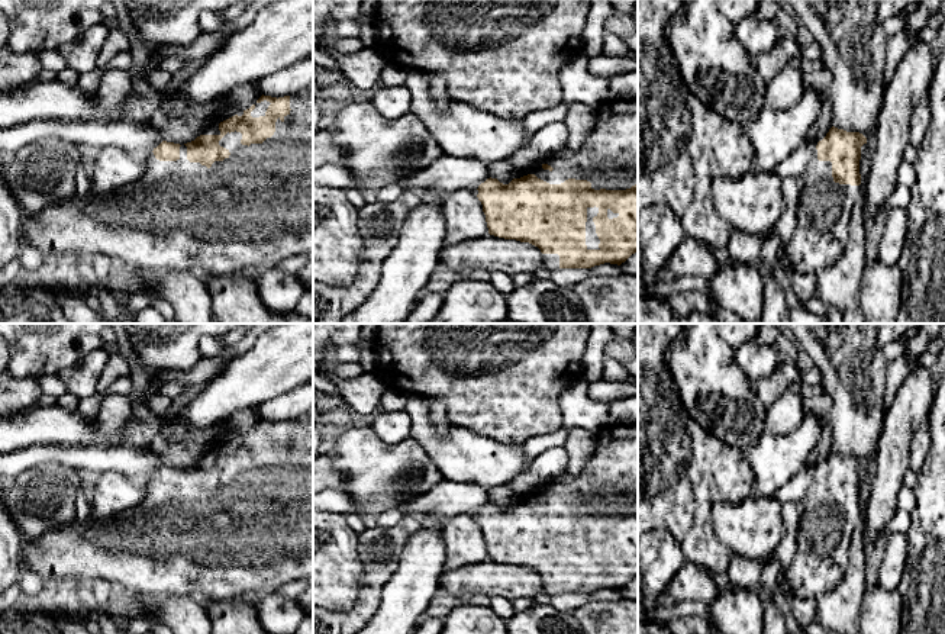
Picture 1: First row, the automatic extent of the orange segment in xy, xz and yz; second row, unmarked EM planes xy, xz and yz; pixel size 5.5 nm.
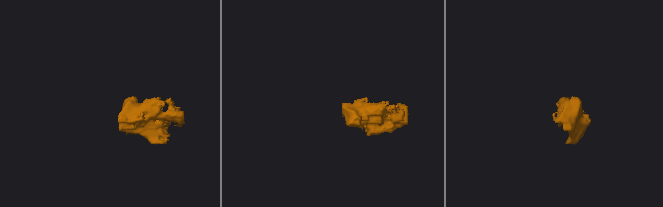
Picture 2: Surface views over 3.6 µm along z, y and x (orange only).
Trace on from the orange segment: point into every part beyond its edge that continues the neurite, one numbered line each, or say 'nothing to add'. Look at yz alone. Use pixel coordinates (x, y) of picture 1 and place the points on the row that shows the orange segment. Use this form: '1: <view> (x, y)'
1: yz (825, 208)

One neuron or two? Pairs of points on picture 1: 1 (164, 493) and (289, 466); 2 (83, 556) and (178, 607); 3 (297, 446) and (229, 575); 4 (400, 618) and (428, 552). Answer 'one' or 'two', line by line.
1: one
2: two
3: one
4: one

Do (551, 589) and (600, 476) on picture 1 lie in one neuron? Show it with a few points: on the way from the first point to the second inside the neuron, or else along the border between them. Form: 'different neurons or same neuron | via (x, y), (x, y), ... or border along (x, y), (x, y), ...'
same neuron | via (558, 562), (558, 537), (576, 518), (576, 504)

